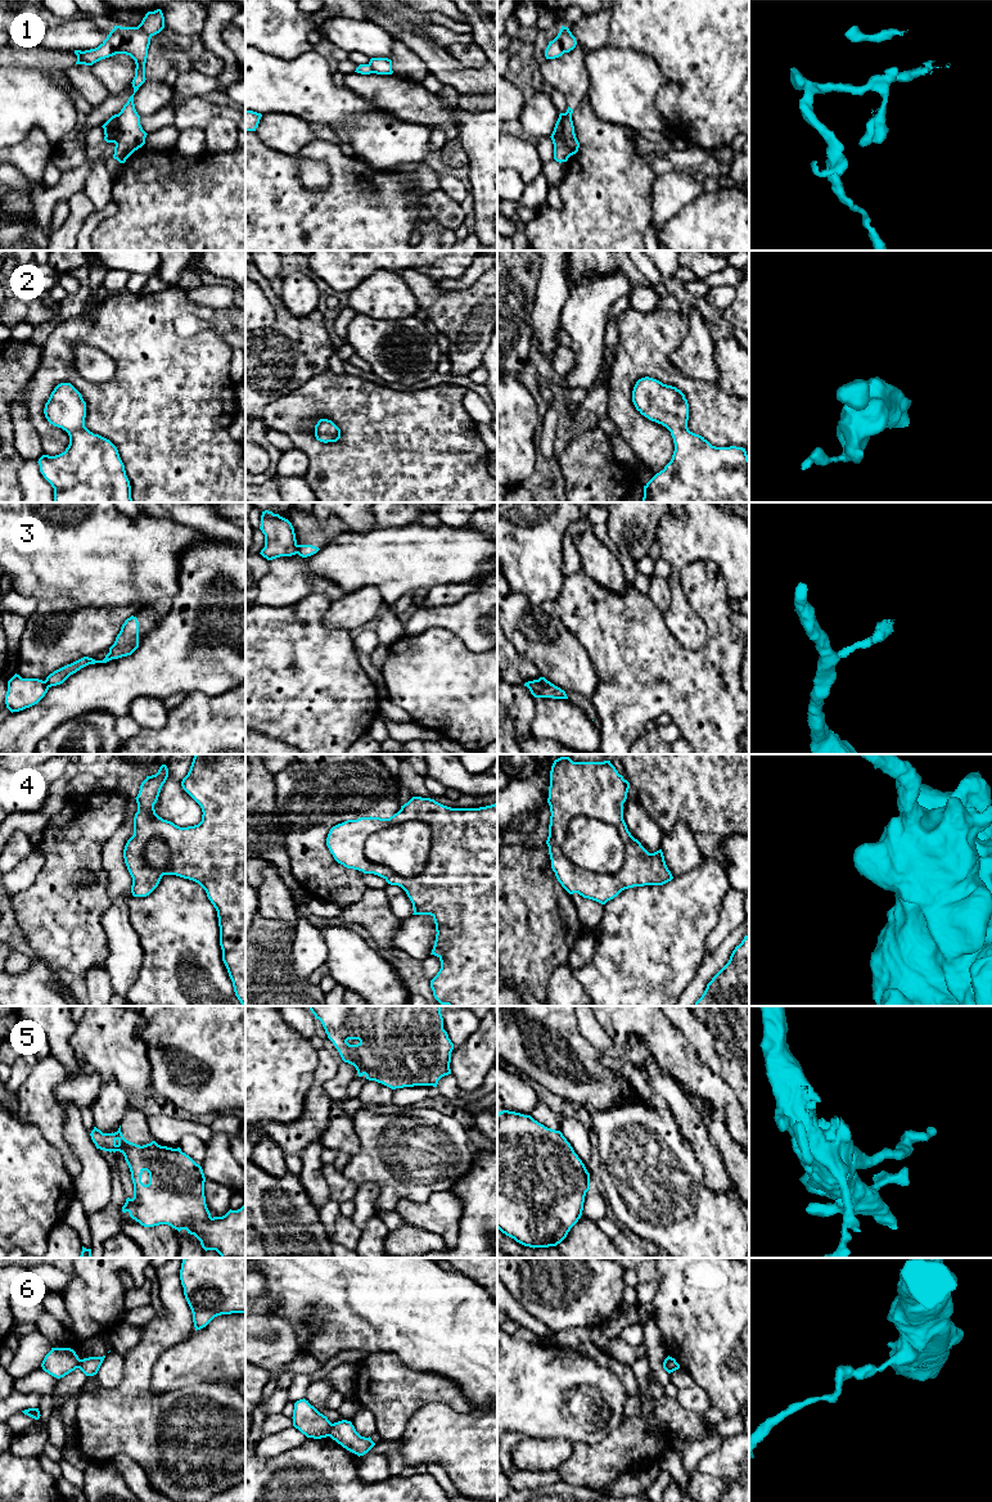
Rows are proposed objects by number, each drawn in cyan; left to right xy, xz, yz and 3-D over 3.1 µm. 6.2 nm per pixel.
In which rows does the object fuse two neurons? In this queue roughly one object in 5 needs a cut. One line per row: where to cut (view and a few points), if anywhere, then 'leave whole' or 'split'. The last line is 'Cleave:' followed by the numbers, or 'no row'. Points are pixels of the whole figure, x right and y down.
1: cut yz (564, 113), (563, 139), (571, 154); split
2: cut none; leave whole
3: cut xz (298, 545), (296, 553); split
4: cut xz (432, 830), (419, 820), (392, 824), (364, 843), (364, 855); split
5: cut none; leave whole
6: cut xz (332, 1424), (328, 1435); split
Cleave: 1, 3, 4, 6

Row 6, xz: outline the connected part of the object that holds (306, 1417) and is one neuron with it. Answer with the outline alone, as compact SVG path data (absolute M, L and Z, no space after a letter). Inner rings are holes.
M305 1398L294 1403L292 1418L293 1426L307 1438L321 1439L329 1436L332 1422Z

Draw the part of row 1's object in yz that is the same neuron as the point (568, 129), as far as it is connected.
M568 107L568 109L565 112L564 123L563 123L563 136L564 136L568 149L571 152L571 155L576 154L580 148L580 143L574 134L572 113L573 113L573 109Z

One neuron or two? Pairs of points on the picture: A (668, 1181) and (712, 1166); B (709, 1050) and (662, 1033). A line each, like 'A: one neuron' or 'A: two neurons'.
A: two neurons
B: two neurons

